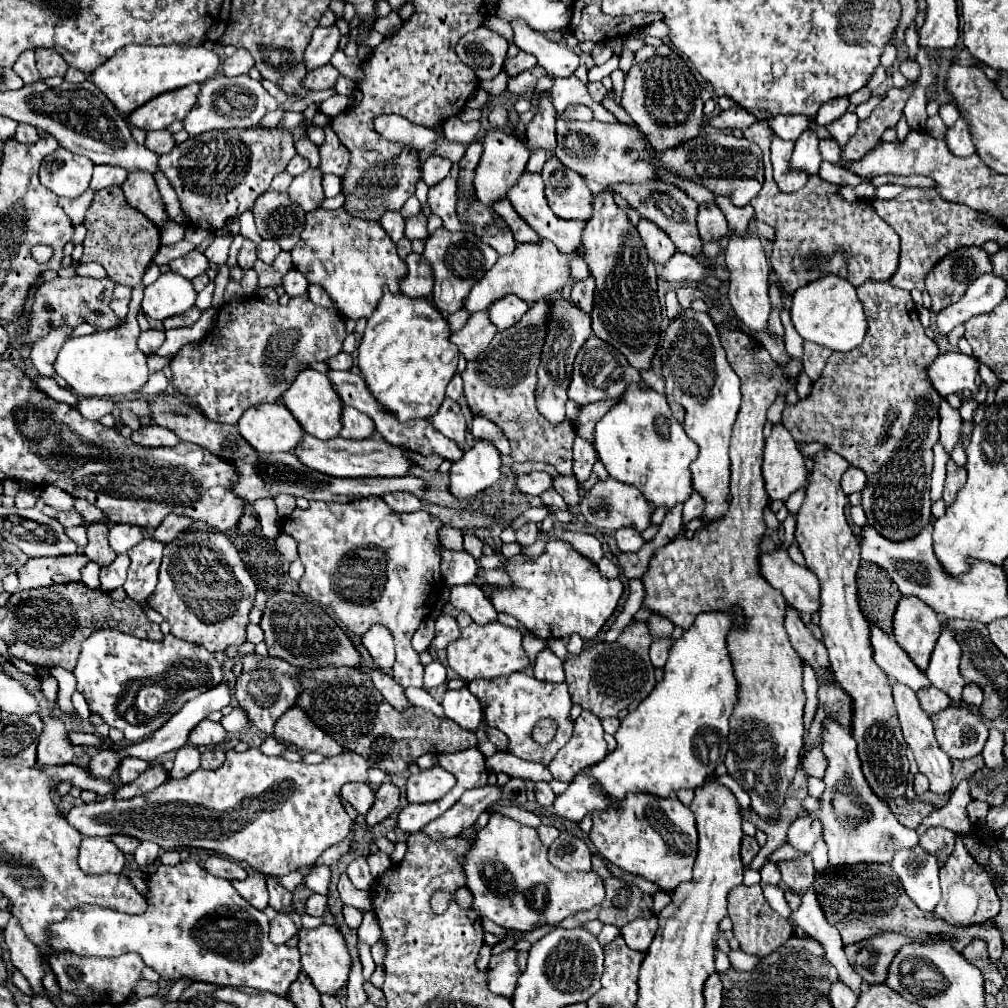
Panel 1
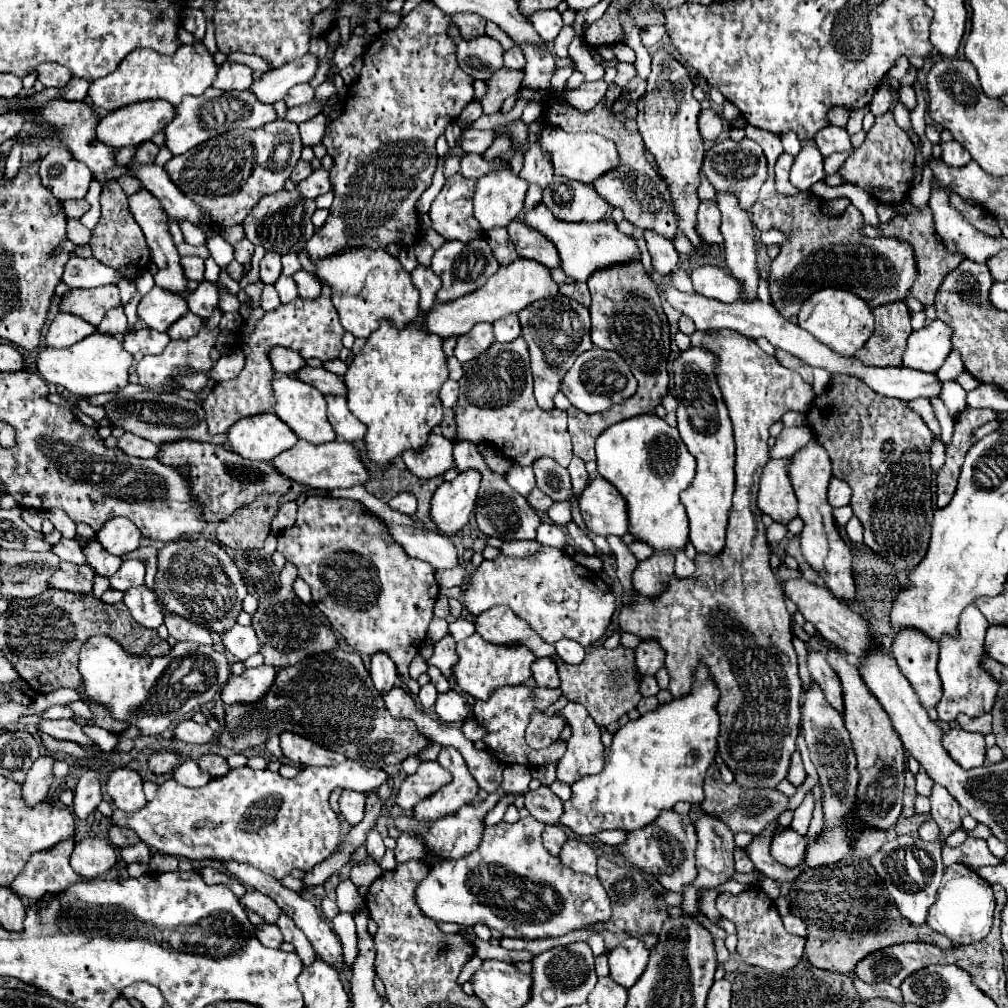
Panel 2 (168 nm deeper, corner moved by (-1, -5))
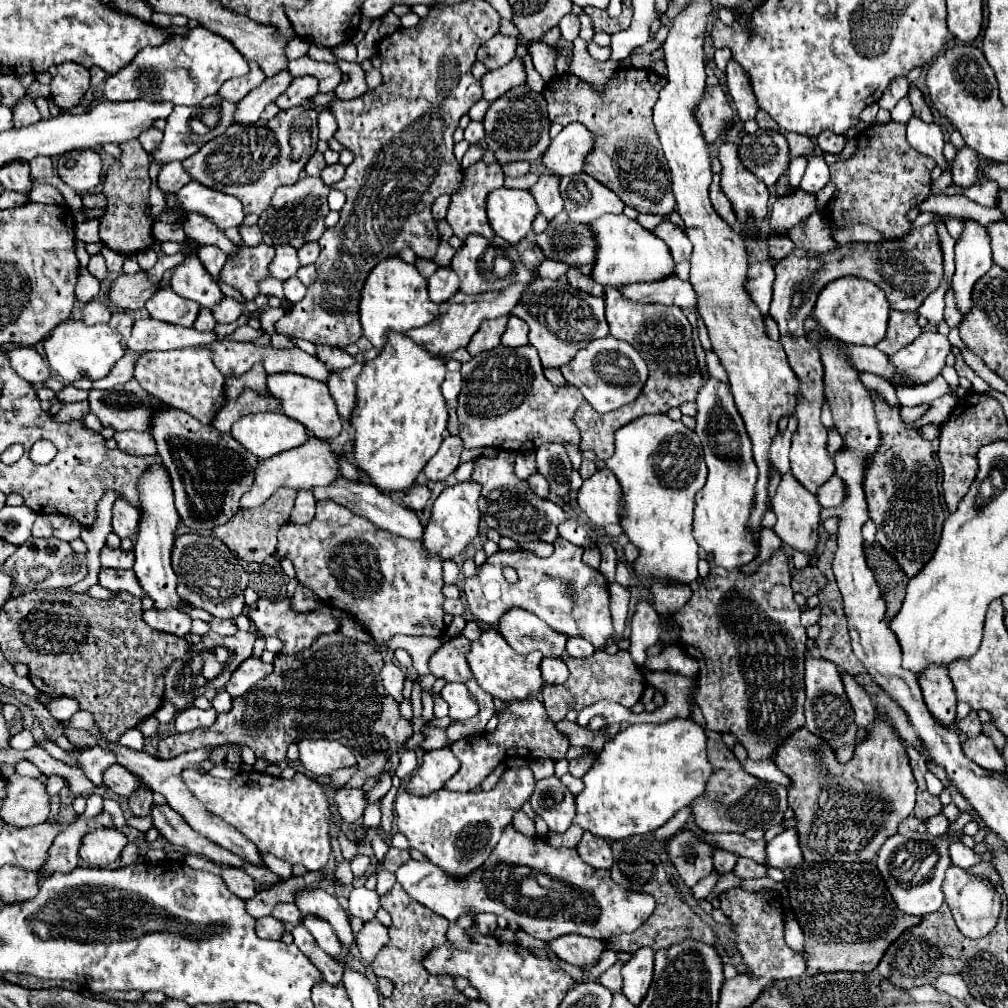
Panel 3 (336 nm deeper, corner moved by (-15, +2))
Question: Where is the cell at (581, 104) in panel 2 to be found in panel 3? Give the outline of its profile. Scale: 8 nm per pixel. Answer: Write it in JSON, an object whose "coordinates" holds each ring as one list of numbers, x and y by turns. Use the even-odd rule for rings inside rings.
{"coordinates":[[578,36,573,41,572,62,570,62,570,74,576,74,580,80,588,82,598,94,604,92,604,86,614,78,614,72,618,68,616,62,596,62,586,52,586,42]]}

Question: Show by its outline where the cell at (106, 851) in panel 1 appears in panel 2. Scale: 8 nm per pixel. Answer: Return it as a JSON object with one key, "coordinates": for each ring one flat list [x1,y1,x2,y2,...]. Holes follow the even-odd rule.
{"coordinates":[[86,837,78,841,70,855,72,869,84,879,102,877,110,867,114,867,114,863,116,863,116,851,112,843,96,837]]}

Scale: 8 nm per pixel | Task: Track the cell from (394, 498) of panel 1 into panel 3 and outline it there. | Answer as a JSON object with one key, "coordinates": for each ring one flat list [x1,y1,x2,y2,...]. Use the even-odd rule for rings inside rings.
{"coordinates":[[416,484,416,486,412,486,412,488,408,490,408,494,404,496,402,502,404,502,406,508,410,508,410,510,414,510,414,512,422,512,424,506,426,506,426,502,428,502,428,498,430,498,428,486]]}

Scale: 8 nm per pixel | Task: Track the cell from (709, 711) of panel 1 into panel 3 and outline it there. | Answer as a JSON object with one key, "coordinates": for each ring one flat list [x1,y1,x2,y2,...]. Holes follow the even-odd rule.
{"coordinates":[[674,718,662,724,634,724,618,732,596,758,594,768,582,778,584,790,576,796,574,824,604,840,622,840,634,834,650,834,654,828,668,822,682,806,692,804,692,800,704,792,704,786,712,774,706,742,706,730,692,718]]}

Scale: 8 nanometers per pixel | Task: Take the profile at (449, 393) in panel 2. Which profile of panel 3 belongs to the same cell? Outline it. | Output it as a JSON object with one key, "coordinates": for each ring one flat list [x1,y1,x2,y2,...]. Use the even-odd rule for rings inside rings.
{"coordinates":[[448,372,446,380,442,382,442,394,444,394,446,402,454,404,460,396,460,390,462,390,462,374,460,372]]}

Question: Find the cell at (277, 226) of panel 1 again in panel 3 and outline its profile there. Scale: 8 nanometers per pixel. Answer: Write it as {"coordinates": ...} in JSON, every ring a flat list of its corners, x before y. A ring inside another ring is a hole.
{"coordinates":[[304,178,298,180,292,186,282,186,274,192,270,206,260,214,260,230,272,238,274,244,290,244,294,248,300,248,304,242,316,242,320,240,322,232,326,230,324,218,328,214,328,196,330,188,324,186,320,178]]}

